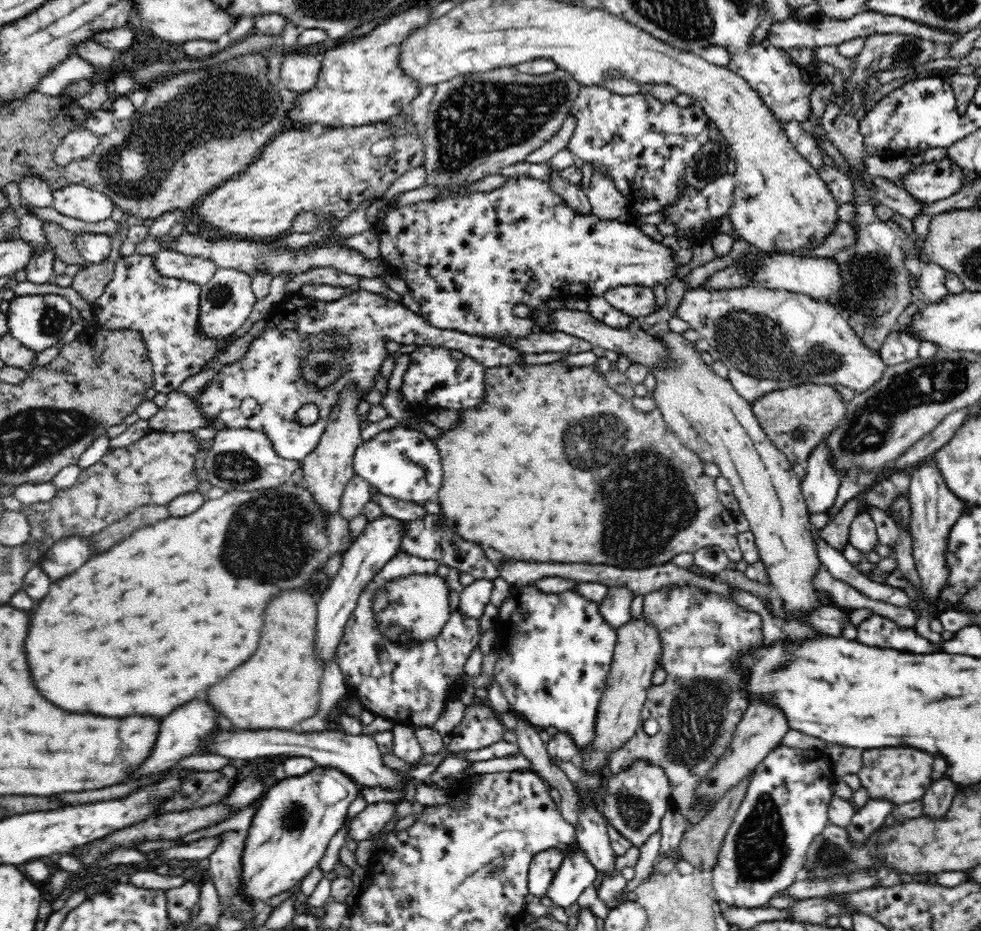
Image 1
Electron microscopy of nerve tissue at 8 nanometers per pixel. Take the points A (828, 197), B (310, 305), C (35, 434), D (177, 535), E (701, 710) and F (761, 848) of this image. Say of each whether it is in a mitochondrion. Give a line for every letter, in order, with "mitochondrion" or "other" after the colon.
A: other
B: other
C: mitochondrion
D: other
E: mitochondrion
F: mitochondrion

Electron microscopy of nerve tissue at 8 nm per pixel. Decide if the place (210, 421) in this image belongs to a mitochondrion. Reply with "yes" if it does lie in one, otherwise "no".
no

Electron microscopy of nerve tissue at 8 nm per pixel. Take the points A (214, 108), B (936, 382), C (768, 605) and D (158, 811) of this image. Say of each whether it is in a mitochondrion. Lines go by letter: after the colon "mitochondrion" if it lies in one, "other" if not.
A: mitochondrion
B: mitochondrion
C: other
D: other

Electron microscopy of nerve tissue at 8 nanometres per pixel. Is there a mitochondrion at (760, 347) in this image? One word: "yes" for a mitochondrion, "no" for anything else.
yes

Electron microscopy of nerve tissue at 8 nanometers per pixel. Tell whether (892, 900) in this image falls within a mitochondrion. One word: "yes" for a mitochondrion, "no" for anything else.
no

